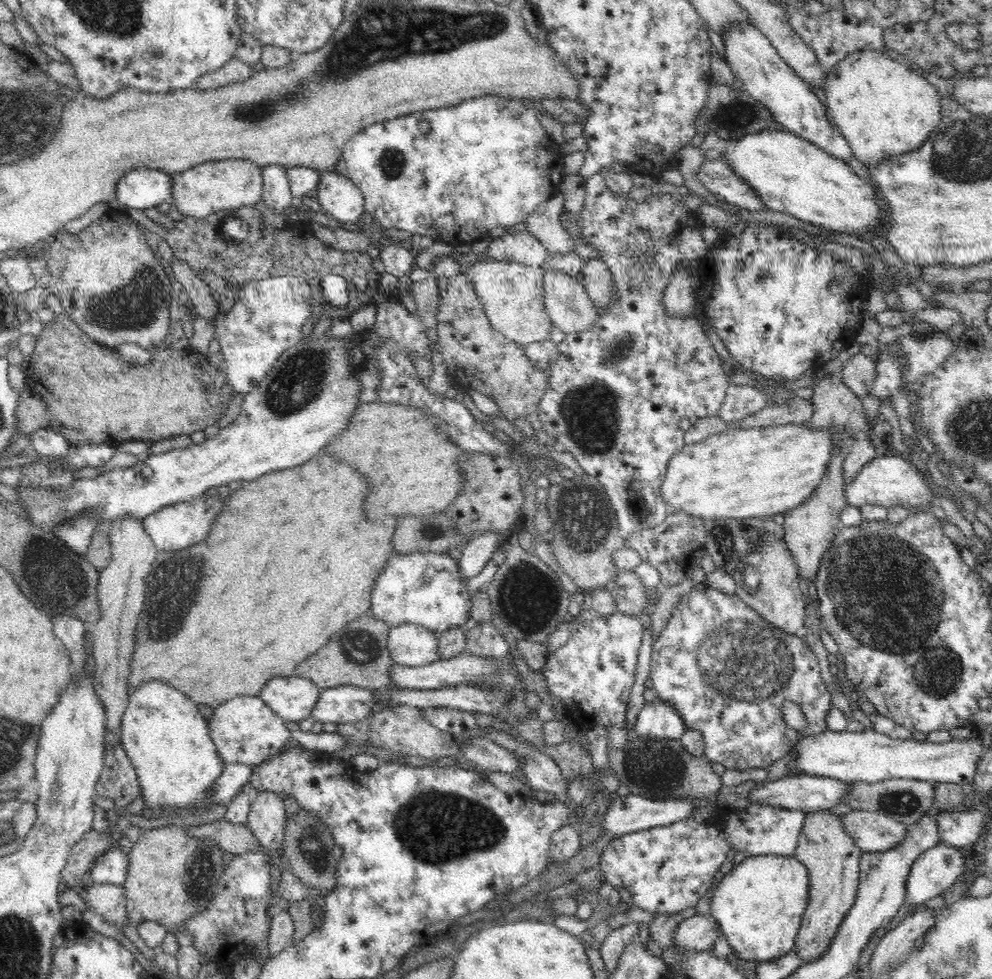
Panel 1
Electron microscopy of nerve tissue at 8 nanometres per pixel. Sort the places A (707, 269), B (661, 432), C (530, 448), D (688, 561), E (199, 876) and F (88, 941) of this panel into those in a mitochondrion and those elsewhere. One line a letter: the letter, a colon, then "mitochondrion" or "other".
A: other
B: other
C: other
D: other
E: mitochondrion
F: other

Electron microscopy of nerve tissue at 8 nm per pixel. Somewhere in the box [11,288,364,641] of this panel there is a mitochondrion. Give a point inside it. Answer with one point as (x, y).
(49, 570)

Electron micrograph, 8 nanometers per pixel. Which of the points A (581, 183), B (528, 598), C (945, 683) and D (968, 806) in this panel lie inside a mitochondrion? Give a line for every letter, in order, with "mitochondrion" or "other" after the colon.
A: other
B: mitochondrion
C: mitochondrion
D: other

